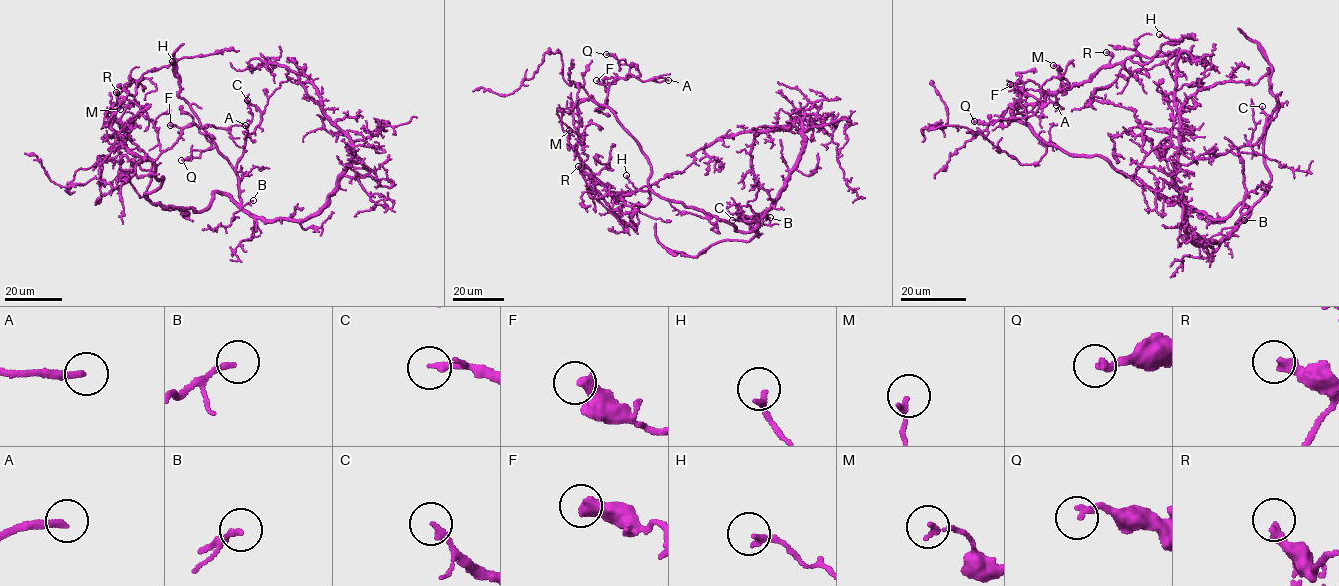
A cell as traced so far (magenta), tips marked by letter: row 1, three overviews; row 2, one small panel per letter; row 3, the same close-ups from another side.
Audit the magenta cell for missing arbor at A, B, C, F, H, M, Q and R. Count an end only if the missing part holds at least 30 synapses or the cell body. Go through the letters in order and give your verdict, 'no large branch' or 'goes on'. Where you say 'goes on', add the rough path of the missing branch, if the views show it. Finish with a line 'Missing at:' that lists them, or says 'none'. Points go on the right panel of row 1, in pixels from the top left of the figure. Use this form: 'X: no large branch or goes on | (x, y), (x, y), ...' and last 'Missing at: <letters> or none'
A: goes on | (1056, 105), (1082, 122), (1099, 145), (1118, 156), (1120, 164), (1129, 163)
B: no large branch
C: no large branch
F: goes on | (1010, 84), (993, 79), (996, 83), (1007, 85)
H: no large branch
M: no large branch
Q: no large branch
R: no large branch
Missing at: A, F

